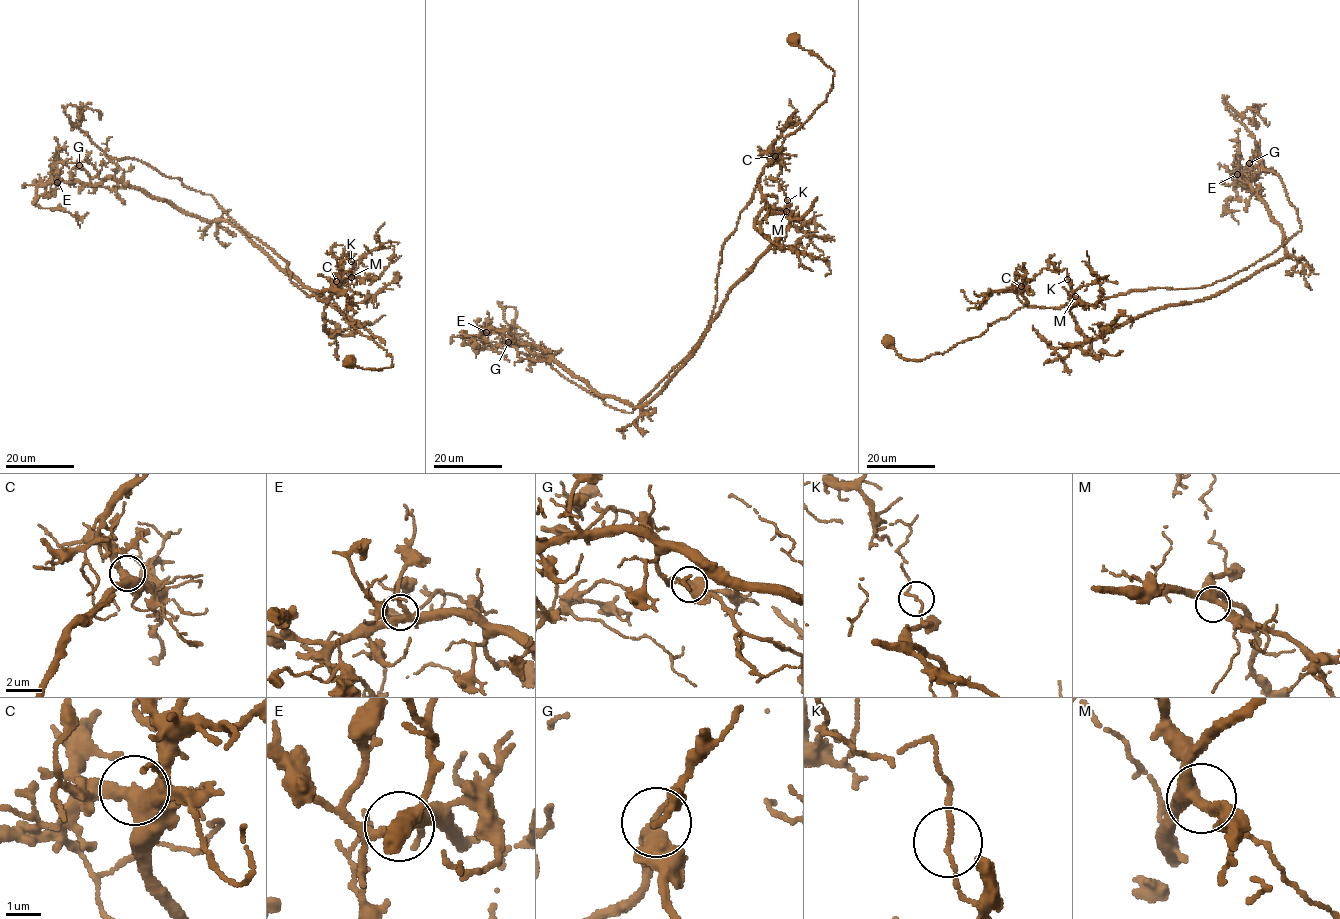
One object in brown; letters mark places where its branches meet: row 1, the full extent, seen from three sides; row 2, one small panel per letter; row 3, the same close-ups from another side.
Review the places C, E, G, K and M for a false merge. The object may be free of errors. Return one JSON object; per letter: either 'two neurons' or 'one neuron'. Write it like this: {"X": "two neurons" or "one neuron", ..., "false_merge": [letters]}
{"C": "one neuron", "E": "one neuron", "G": "one neuron", "K": "two neurons", "M": "one neuron", "false_merge": ["K"]}

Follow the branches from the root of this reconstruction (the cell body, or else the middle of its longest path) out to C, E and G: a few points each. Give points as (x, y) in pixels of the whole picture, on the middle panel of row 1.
C: (794, 40), (834, 71), (833, 83), (827, 99), (785, 138), (775, 156)
E: (794, 40), (834, 71), (832, 89), (740, 212), (699, 343), (636, 408), (486, 332)
G: (794, 40), (834, 71), (832, 89), (740, 212), (691, 352), (626, 413), (534, 354), (545, 349), (508, 342)

